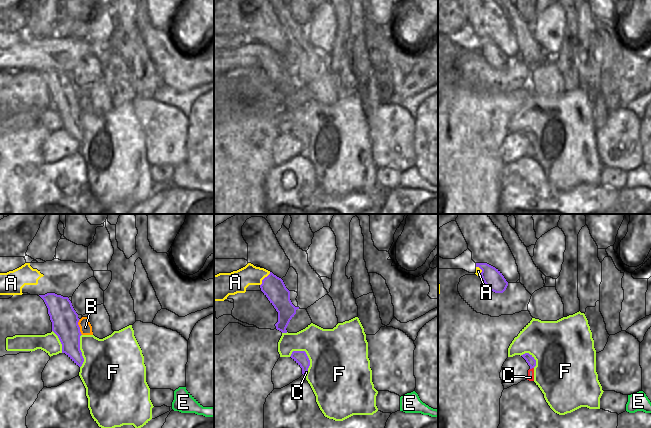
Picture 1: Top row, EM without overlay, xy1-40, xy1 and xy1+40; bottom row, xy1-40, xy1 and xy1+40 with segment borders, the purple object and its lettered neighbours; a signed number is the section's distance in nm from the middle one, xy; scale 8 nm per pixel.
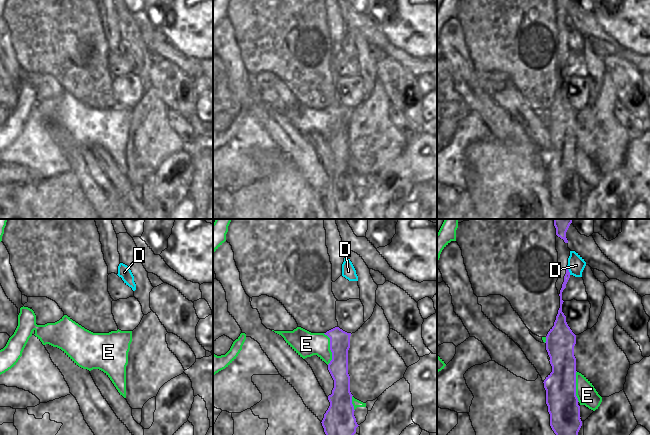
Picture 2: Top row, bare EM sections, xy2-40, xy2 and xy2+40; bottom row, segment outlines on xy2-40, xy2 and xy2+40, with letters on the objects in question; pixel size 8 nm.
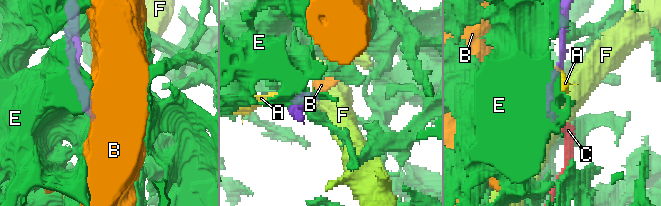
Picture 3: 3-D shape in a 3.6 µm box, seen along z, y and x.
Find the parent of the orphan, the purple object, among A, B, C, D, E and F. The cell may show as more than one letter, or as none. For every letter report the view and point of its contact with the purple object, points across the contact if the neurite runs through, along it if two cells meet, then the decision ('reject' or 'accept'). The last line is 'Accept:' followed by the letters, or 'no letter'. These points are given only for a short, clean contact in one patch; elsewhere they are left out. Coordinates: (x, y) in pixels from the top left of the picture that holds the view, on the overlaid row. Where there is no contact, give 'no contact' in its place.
A: contact xy1 (263, 279); reject
B: contact xy1-40 (79, 327); border xy1-40 (79, 319), (78, 326), (82, 334); reject
C: contact xy1+40 (531, 368); way xy1+40 (530, 360), (531, 368), (530, 377); accept
D: contact xy2+40 (568, 270); reject
E: contact xy2 (330, 348); reject
F: contact xy1 (307, 356); border xy1 (293, 350), (303, 350), (305, 352), (309, 360), (307, 371); reject
Accept: C

